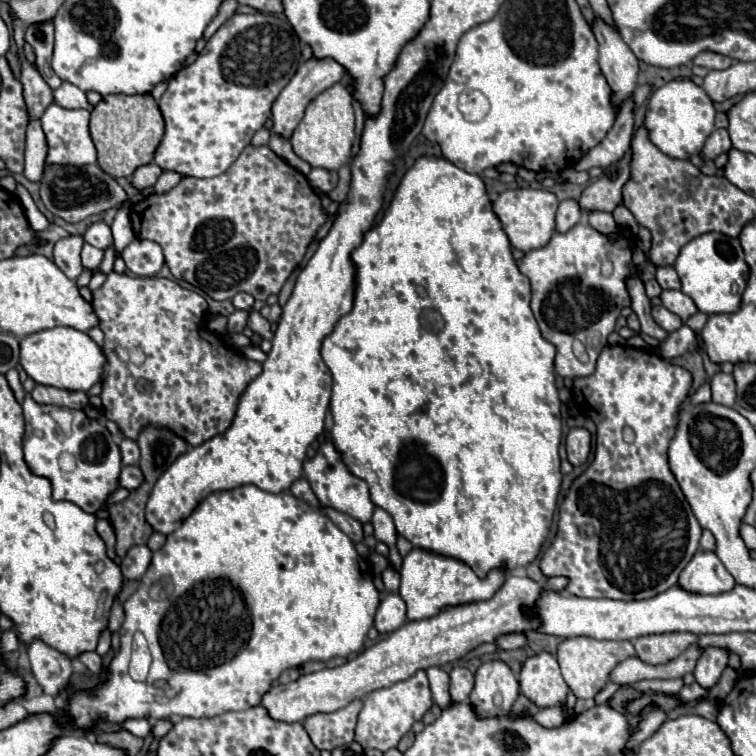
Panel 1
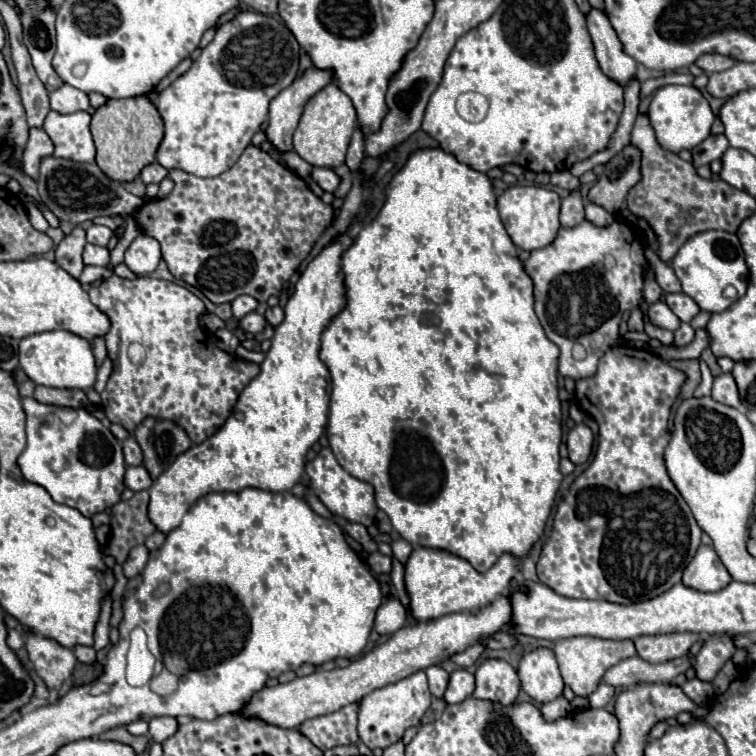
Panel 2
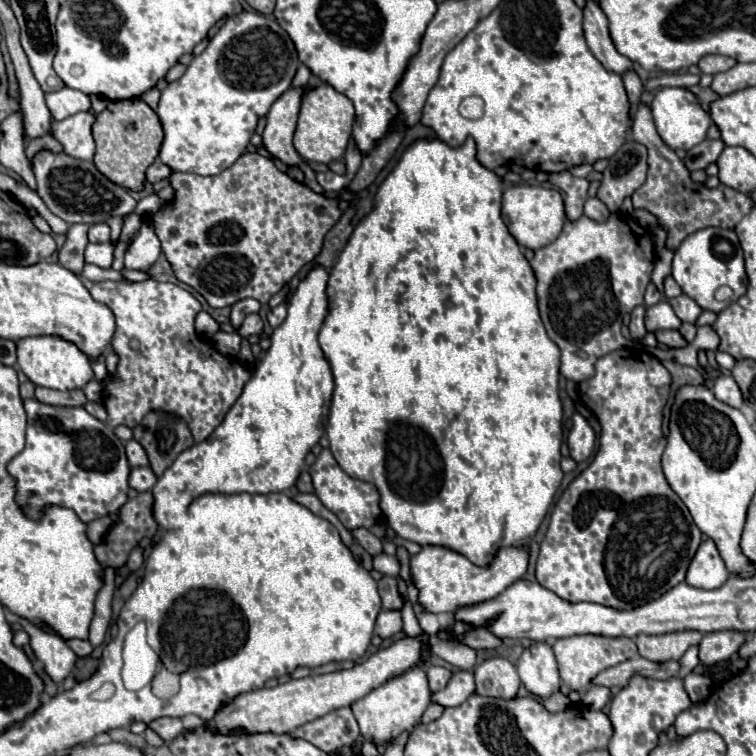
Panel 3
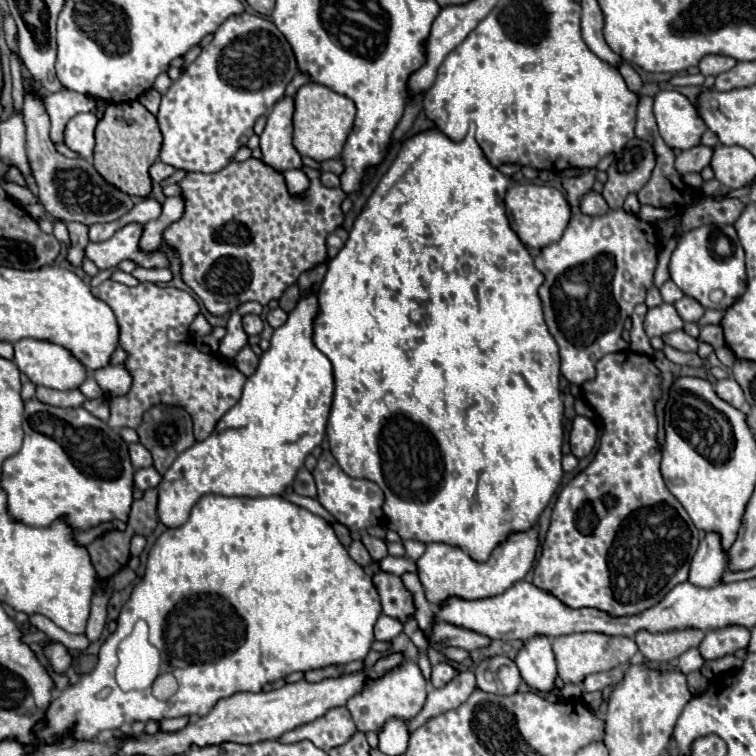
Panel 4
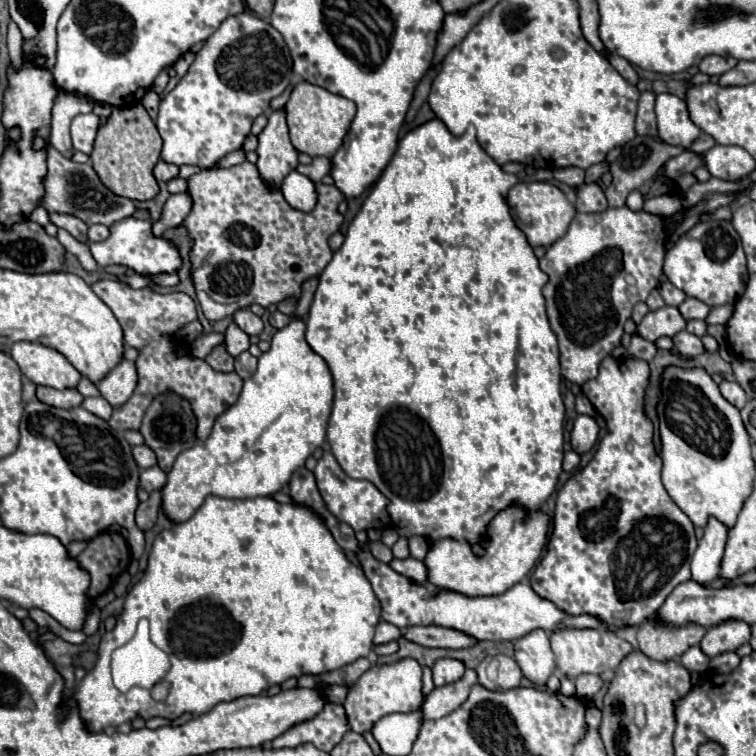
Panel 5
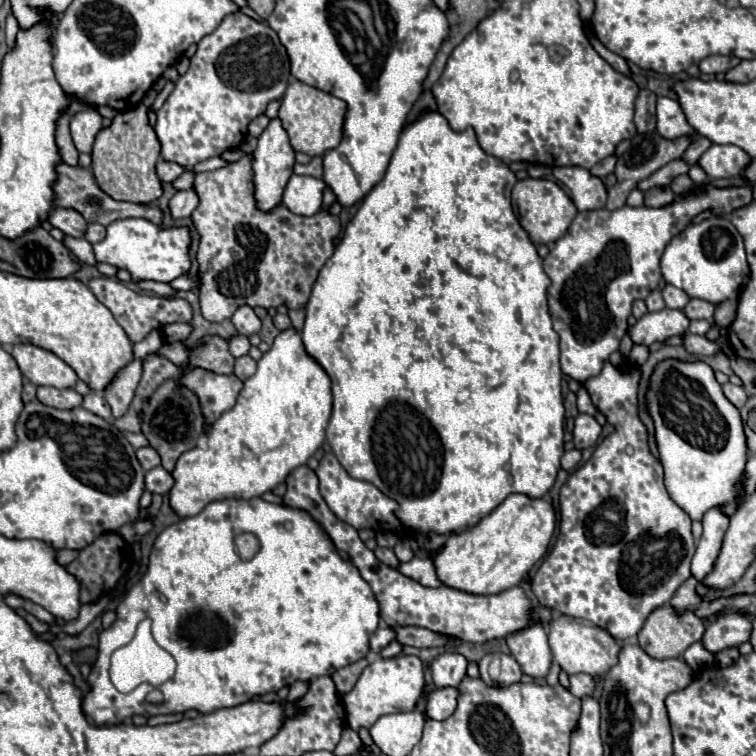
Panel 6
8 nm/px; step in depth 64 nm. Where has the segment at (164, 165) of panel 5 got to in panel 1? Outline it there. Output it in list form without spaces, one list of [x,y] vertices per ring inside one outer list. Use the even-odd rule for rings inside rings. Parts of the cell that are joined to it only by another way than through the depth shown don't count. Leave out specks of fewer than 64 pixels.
[[[146,164],[146,166],[140,166],[136,172],[134,172],[134,176],[132,176],[132,184],[136,186],[136,188],[140,188],[140,190],[144,190],[144,188],[148,188],[148,186],[154,186],[156,184],[156,180],[160,178],[160,174],[162,174],[162,168],[158,166],[158,164]]]

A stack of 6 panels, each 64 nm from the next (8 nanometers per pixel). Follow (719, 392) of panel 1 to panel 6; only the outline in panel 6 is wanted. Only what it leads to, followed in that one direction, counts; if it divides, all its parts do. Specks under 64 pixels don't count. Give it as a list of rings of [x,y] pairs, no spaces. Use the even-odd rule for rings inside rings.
[[[724,384],[722,386],[724,388],[724,394],[726,394],[726,398],[736,406],[736,408],[742,408],[744,406],[744,402],[748,400],[748,394],[746,394],[746,390],[742,388],[742,386],[734,386],[734,384]]]

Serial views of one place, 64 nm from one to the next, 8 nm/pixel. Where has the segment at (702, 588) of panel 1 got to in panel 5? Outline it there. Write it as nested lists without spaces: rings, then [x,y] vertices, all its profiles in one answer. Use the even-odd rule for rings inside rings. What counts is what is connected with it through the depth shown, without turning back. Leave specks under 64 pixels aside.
[[[714,516],[704,526],[704,536],[692,556],[692,580],[698,584],[712,582],[718,576],[726,544],[726,526]]]

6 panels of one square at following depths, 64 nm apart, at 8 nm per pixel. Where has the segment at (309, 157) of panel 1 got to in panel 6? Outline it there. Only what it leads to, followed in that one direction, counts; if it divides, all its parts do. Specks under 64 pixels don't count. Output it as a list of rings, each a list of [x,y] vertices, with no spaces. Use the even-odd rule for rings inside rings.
[[[292,80],[280,100],[278,118],[284,130],[290,136],[290,144],[294,150],[304,152],[308,156],[322,156],[326,150],[332,150],[340,144],[342,138],[342,122],[344,122],[346,104],[318,88],[312,88],[304,82]]]

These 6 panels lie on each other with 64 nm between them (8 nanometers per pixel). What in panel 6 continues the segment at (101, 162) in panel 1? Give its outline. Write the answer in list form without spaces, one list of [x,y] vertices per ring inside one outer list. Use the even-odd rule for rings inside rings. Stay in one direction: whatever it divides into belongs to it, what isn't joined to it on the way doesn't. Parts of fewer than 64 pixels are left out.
[[[138,104],[134,110],[118,112],[112,126],[98,132],[92,150],[92,172],[96,184],[114,200],[148,204],[162,196],[162,184],[156,176],[156,160],[160,154],[160,142],[148,124],[148,108]]]

